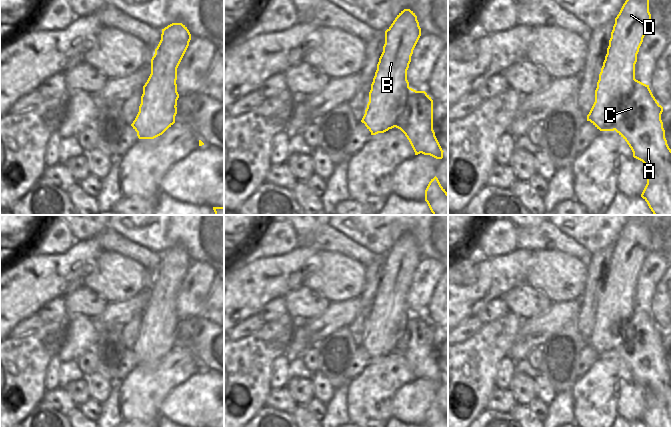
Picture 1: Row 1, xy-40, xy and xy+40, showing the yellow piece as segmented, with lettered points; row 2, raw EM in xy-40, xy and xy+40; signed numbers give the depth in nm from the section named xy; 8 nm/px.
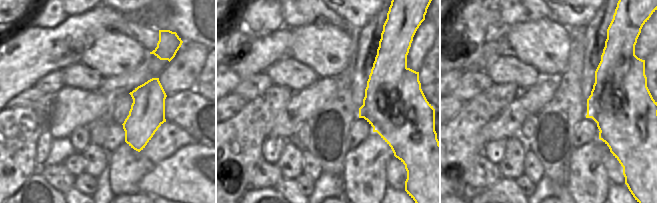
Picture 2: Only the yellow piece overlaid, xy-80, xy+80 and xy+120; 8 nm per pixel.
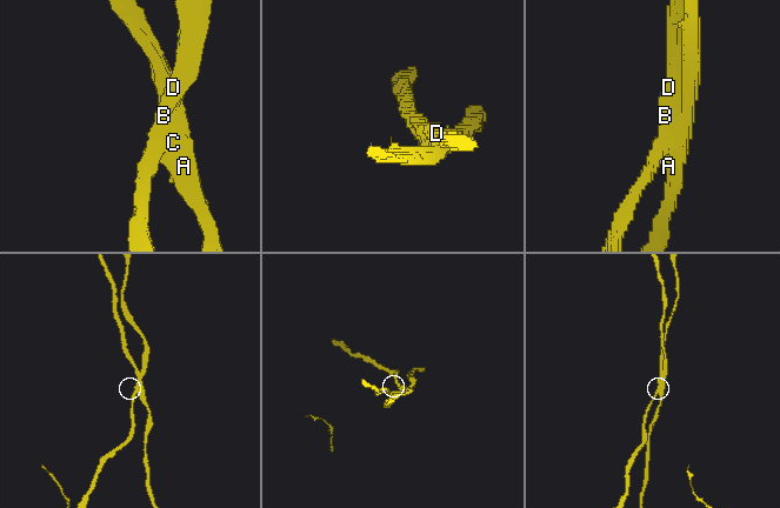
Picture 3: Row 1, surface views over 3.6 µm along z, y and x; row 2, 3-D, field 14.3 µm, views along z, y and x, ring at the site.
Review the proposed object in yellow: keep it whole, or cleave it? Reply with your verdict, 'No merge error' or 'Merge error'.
Merge error

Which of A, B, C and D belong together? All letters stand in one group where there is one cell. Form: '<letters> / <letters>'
A C / B D

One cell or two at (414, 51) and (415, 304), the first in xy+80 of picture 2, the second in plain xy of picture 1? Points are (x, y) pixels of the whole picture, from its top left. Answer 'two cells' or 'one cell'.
one cell

